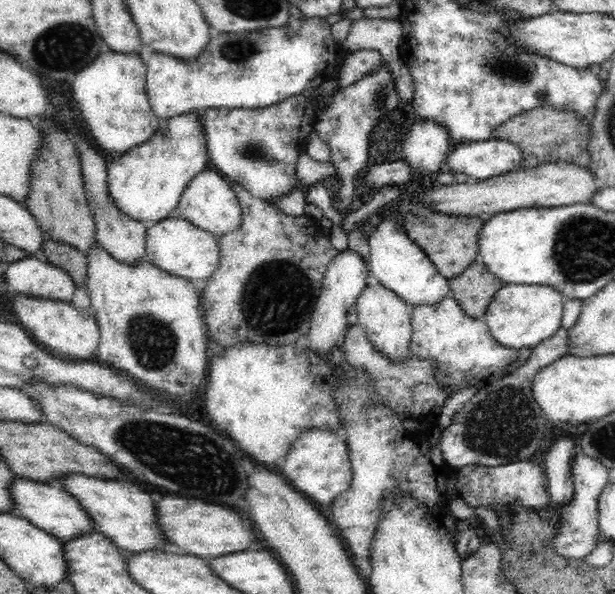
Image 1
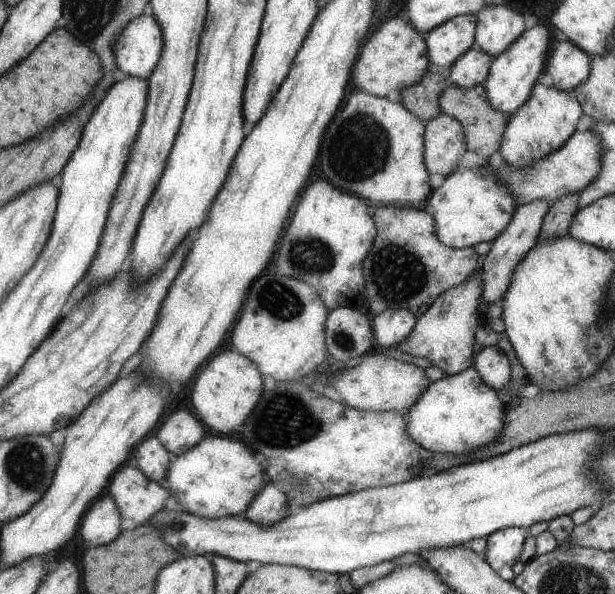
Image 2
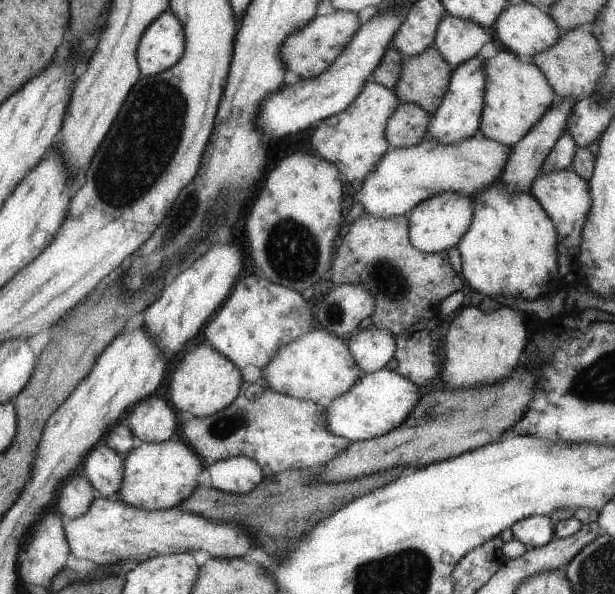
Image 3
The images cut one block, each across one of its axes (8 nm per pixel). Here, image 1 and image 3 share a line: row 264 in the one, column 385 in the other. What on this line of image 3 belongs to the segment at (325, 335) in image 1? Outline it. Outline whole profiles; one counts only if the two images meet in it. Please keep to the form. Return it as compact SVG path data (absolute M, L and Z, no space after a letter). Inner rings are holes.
M372 325L351 334L347 345L359 367L367 373L384 368L397 352L397 340L394 340L393 332Z

